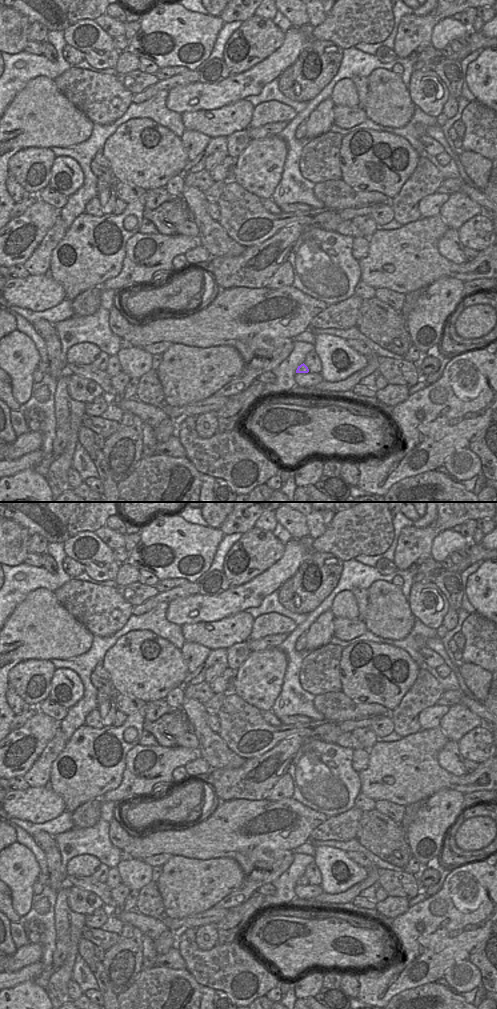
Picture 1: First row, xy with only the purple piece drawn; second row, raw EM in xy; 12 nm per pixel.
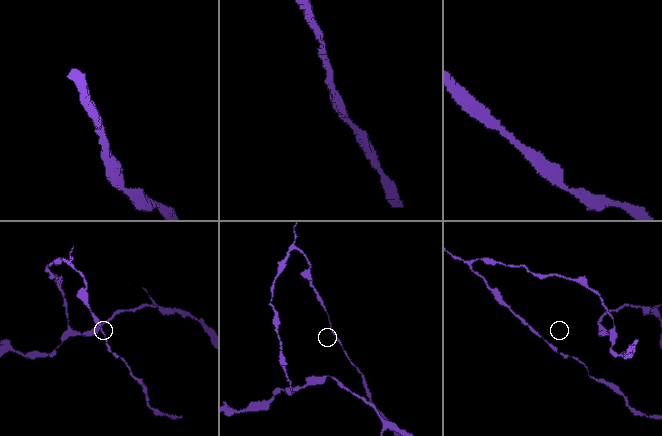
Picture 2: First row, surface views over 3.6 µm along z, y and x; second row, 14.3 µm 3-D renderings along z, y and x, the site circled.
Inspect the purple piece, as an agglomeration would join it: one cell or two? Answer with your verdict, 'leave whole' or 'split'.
leave whole

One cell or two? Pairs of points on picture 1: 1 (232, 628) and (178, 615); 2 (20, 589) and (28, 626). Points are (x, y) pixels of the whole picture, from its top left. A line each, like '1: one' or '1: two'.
1: two
2: two

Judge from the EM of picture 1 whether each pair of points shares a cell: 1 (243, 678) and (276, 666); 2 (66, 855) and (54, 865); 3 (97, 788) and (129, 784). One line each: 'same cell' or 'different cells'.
1: same cell
2: different cells
3: different cells

